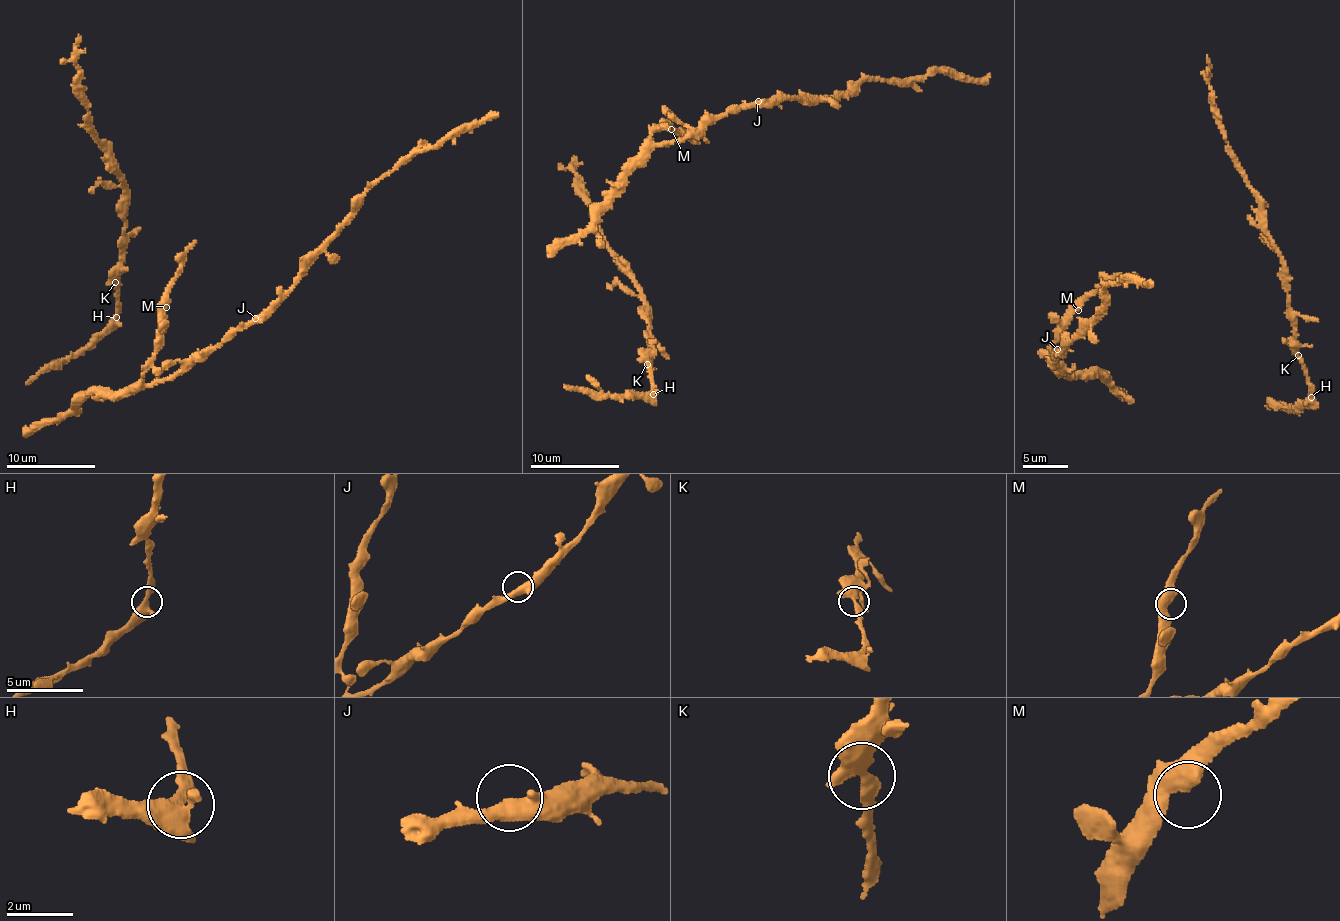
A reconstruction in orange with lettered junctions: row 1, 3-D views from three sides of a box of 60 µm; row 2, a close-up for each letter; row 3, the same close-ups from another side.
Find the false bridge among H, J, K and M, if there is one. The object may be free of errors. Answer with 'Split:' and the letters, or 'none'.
Split: none

